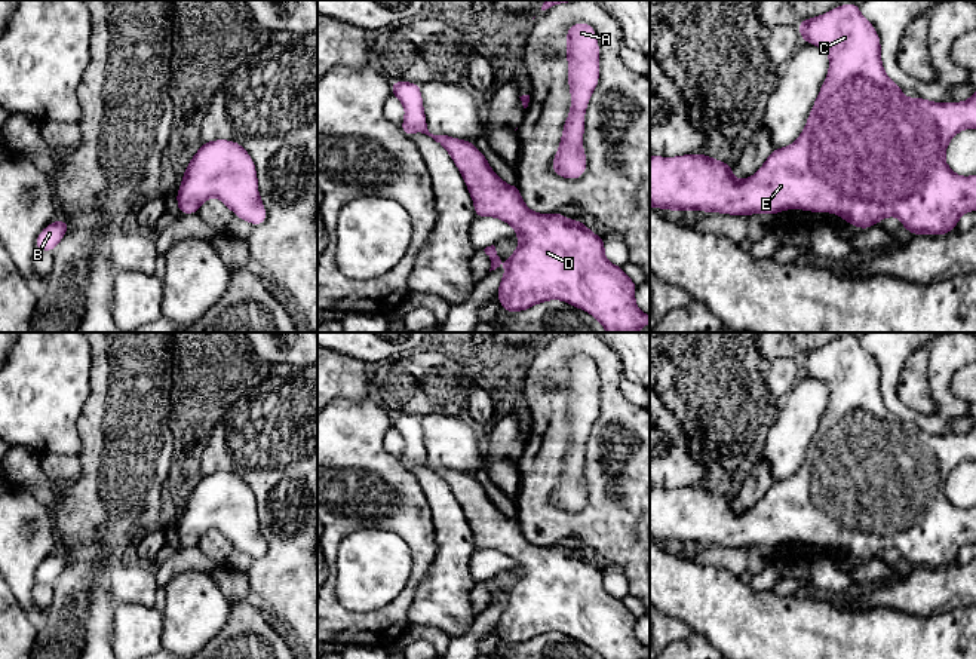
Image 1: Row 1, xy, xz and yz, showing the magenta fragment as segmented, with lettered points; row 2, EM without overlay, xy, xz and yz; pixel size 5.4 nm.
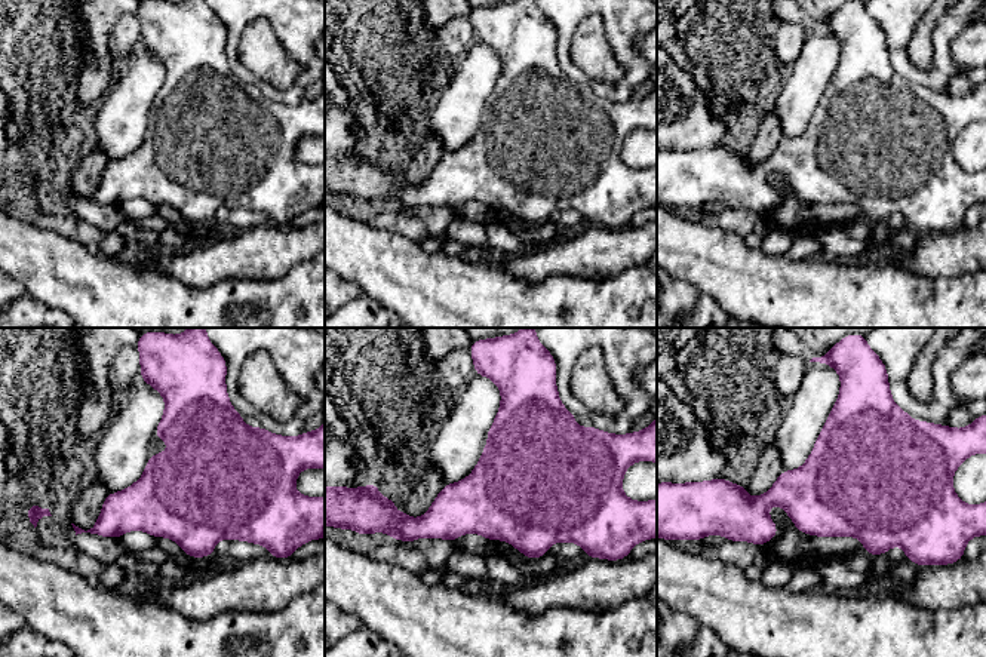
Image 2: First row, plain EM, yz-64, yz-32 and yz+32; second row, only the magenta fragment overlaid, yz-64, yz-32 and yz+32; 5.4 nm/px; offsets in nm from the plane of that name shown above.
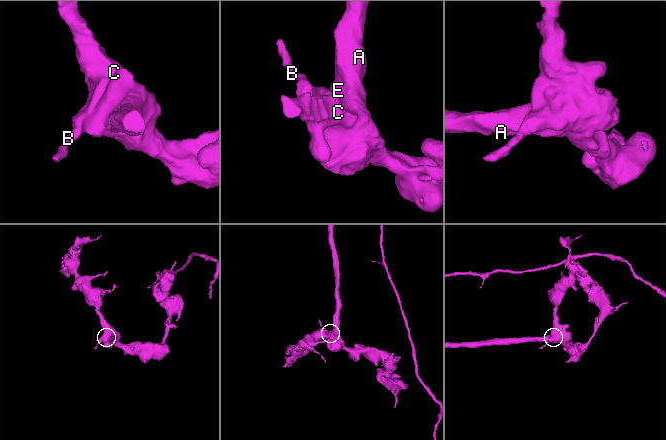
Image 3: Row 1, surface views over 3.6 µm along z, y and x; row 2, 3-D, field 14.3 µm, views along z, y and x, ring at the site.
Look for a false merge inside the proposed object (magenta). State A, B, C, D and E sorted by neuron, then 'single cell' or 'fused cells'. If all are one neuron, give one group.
A B C D E; single cell

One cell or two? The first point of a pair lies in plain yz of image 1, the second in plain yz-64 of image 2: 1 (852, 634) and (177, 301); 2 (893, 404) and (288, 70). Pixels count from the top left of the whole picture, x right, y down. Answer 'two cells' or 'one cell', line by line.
1: one cell
2: two cells

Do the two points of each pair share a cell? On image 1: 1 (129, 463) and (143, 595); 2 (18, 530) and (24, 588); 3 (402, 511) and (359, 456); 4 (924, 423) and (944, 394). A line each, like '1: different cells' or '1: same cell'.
1: different cells
2: same cell
3: same cell
4: same cell

